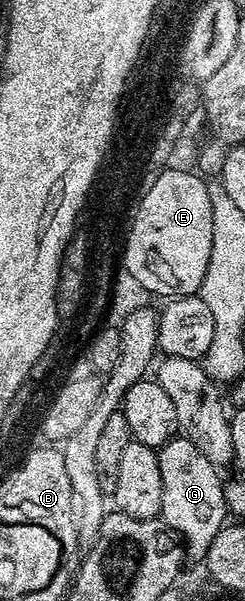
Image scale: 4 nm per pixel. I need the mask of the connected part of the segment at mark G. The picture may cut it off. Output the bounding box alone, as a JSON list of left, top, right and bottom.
[157,437,228,561]

